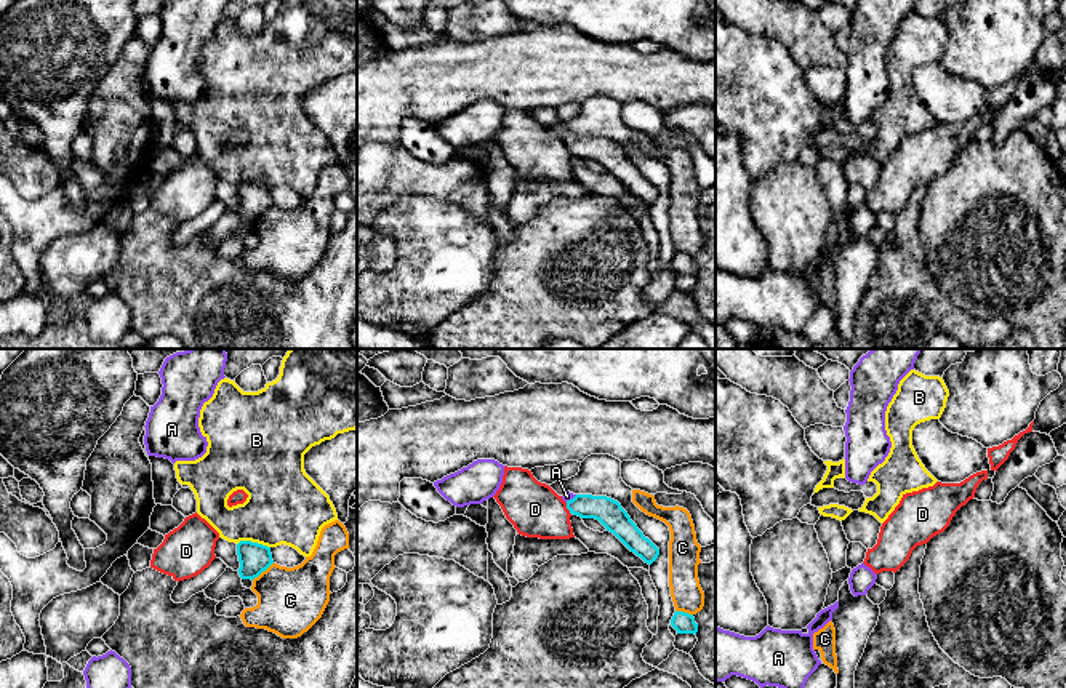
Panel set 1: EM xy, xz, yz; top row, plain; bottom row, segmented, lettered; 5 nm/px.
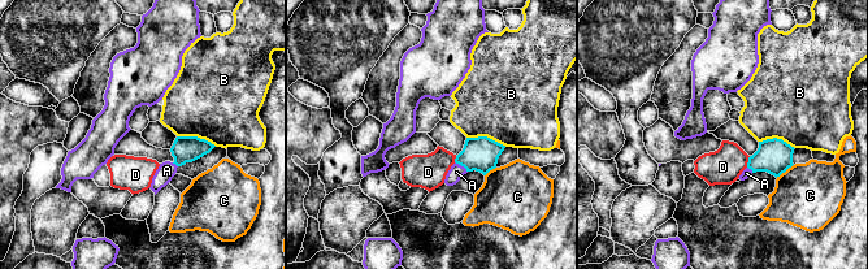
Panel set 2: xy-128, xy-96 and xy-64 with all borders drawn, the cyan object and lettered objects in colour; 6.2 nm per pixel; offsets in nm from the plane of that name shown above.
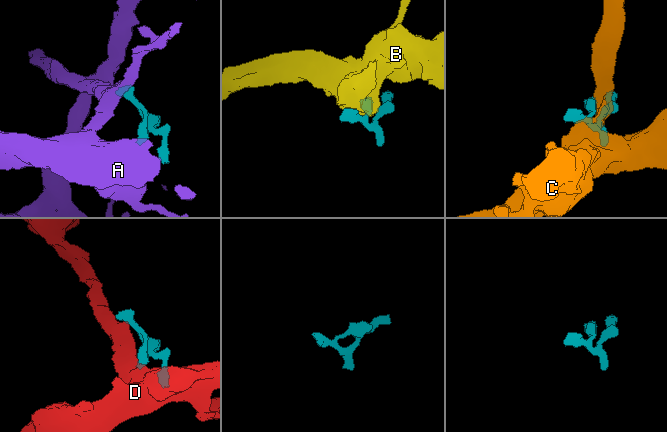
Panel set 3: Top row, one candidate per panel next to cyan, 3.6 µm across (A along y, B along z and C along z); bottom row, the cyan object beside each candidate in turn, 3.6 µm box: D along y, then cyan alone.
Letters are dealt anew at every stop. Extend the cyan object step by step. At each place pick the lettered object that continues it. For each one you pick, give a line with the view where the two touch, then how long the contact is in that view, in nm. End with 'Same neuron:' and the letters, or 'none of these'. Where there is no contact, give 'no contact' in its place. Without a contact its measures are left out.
A: contact in xz; length 70 nm
Same neuron: A

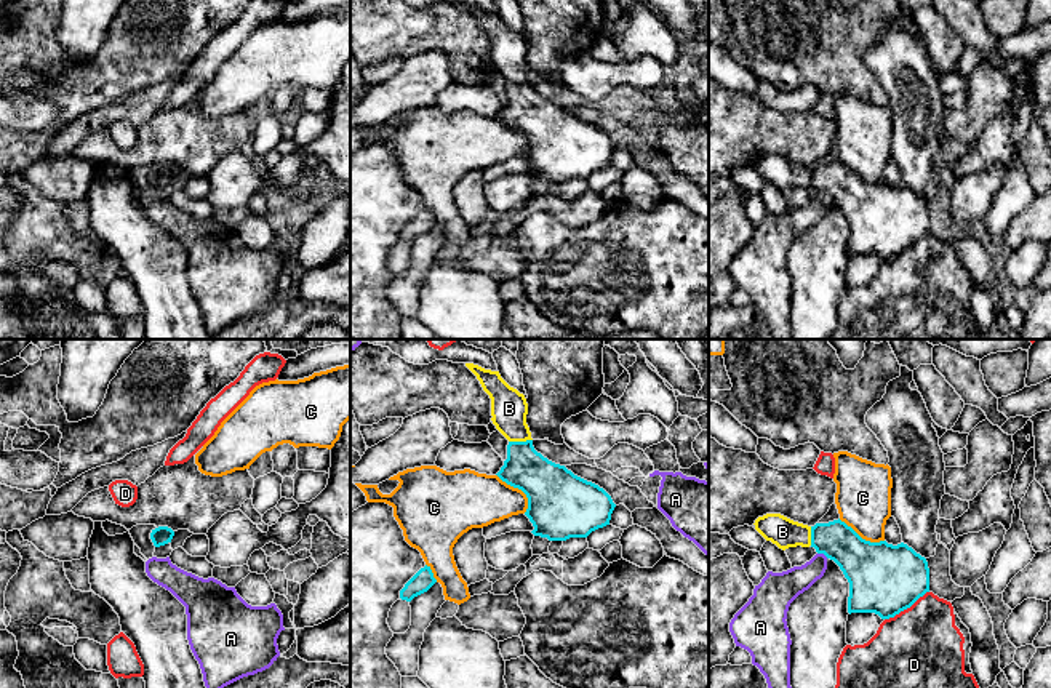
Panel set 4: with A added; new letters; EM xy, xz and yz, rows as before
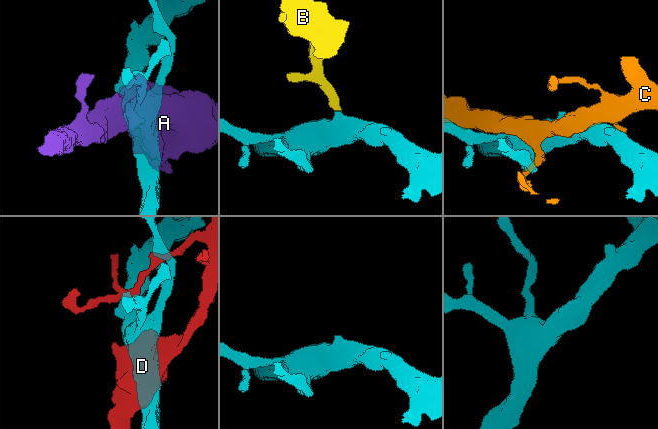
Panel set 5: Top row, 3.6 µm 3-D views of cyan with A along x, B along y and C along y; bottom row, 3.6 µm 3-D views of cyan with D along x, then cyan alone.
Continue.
B: contact in xz; length 120 nm
Same neuron: B

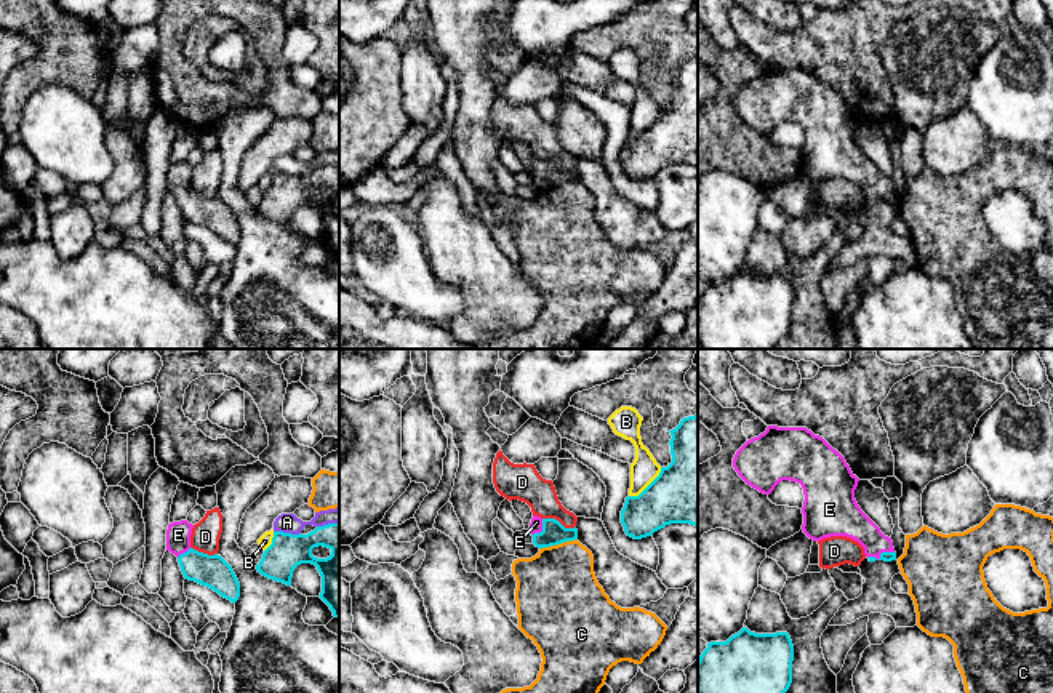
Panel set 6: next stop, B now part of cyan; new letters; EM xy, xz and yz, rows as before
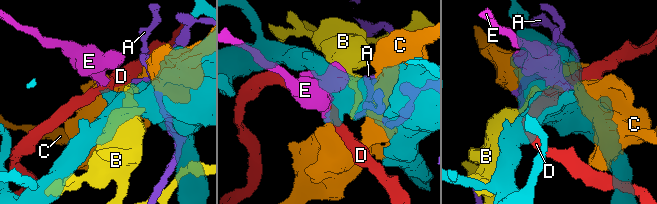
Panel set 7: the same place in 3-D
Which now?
E: contact in xz; length 110 nm
Same neuron: E

